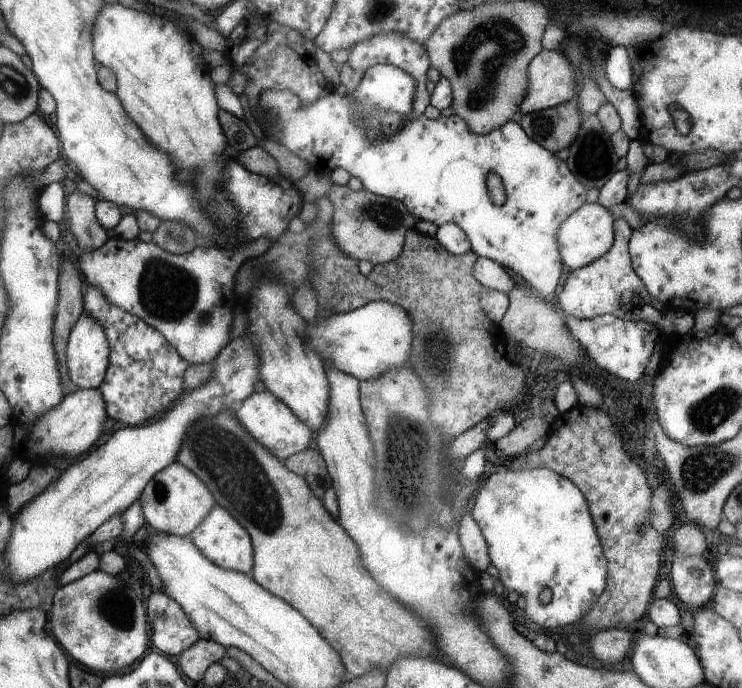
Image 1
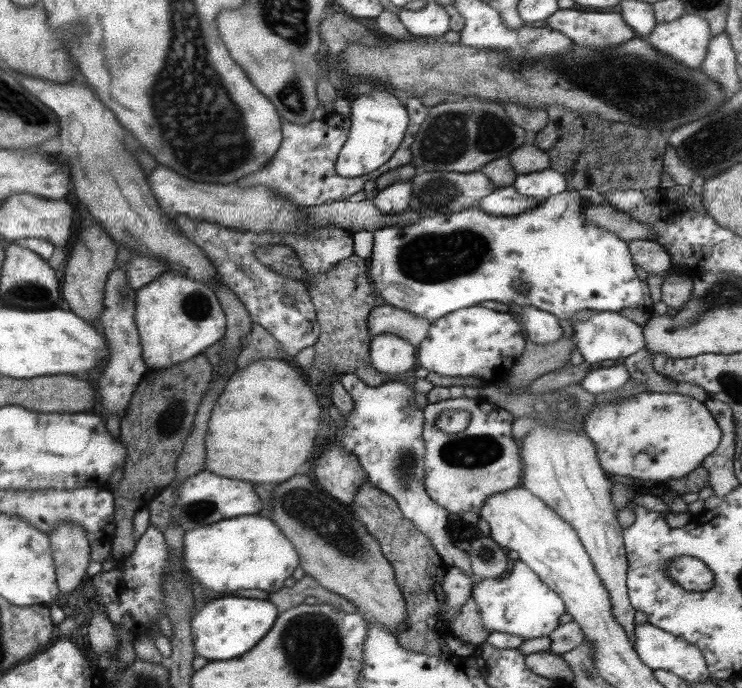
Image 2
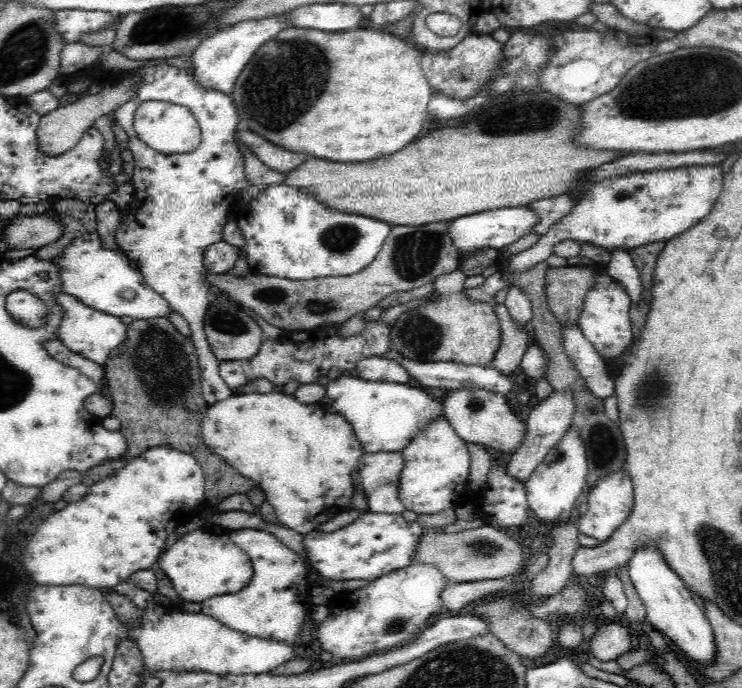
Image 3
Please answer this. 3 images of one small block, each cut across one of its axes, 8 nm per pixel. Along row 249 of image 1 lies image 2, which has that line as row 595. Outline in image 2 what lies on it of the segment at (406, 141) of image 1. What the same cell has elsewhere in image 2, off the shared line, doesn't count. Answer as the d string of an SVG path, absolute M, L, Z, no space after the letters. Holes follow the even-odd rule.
M521 560L509 564L509 572L499 578L477 578L471 586L471 600L477 606L481 626L493 634L501 632L507 636L517 636L521 640L549 638L549 634L559 626L559 618L565 614L565 604L555 592L551 592Z

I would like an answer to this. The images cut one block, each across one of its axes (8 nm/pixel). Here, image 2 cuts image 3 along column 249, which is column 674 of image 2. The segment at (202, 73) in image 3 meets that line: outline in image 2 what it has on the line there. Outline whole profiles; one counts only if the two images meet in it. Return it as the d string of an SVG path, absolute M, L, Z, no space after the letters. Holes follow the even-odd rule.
M685 14L673 22L657 24L645 42L657 54L667 56L685 68L697 70L705 60L709 40L709 24L699 16Z

